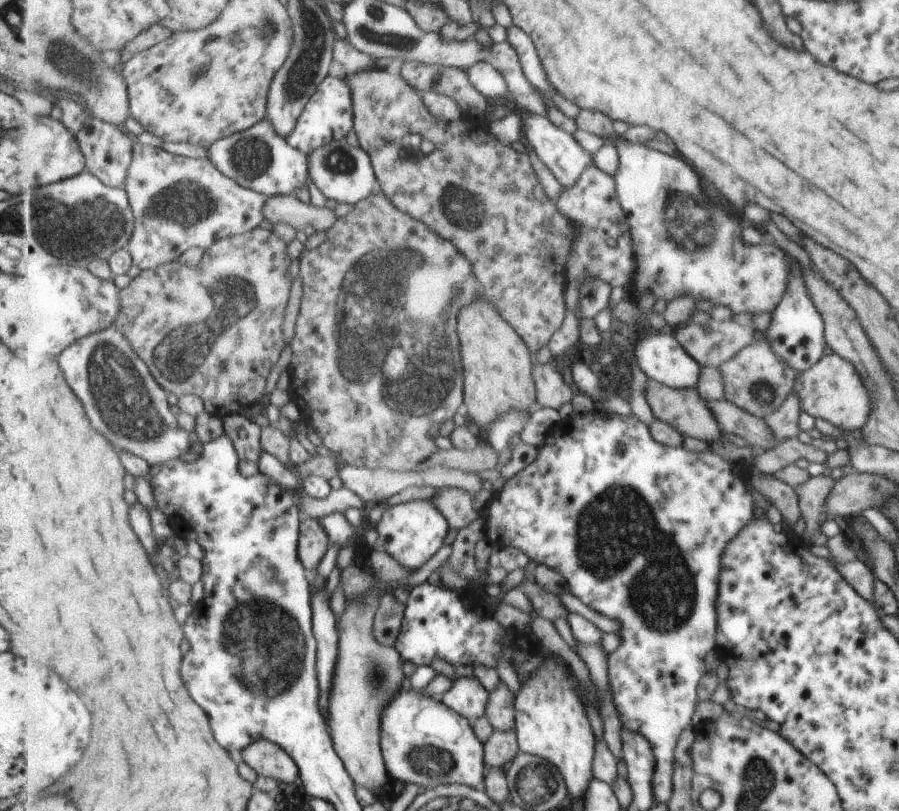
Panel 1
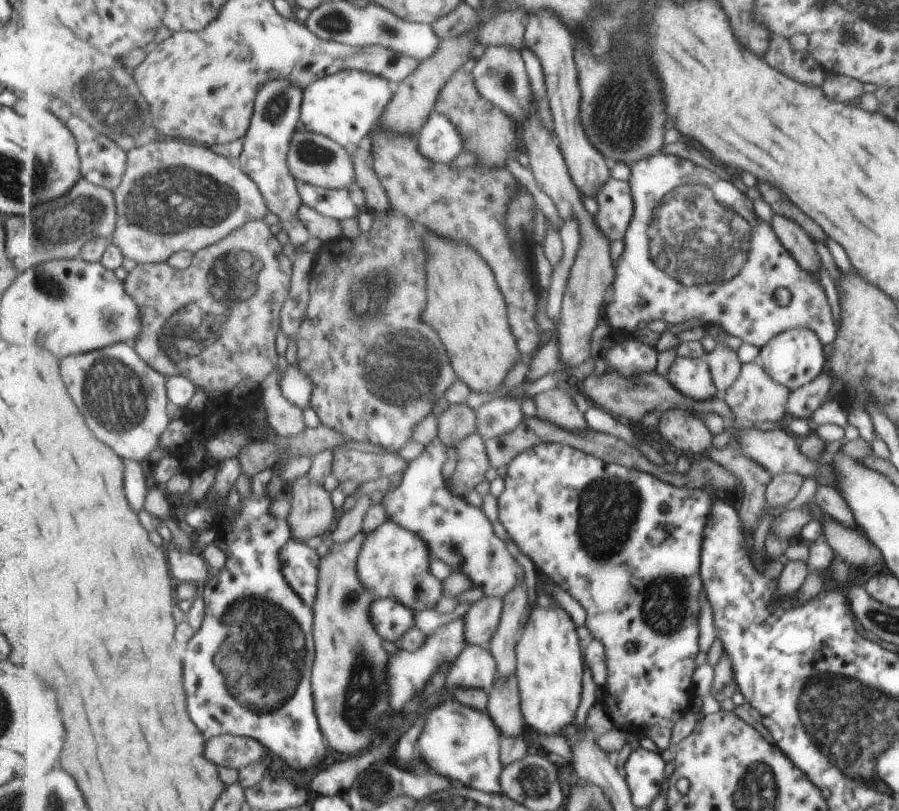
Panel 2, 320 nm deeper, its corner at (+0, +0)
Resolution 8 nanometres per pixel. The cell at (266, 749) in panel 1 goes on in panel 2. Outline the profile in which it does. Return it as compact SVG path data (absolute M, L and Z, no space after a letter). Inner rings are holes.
M234 734L219 735L207 742L207 758L211 762L238 771L261 761L267 752L262 742Z

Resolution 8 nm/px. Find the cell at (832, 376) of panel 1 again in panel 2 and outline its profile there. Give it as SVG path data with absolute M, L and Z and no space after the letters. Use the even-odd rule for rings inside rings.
M819 375L813 381L792 390L787 401L788 418L809 420L811 415L825 402L825 394L829 390L831 378Z

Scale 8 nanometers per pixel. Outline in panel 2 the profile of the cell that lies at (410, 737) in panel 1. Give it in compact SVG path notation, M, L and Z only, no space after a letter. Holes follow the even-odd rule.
M457 698L447 699L426 720L418 740L419 755L433 771L455 782L491 794L502 792L502 730L488 711L464 705Z

